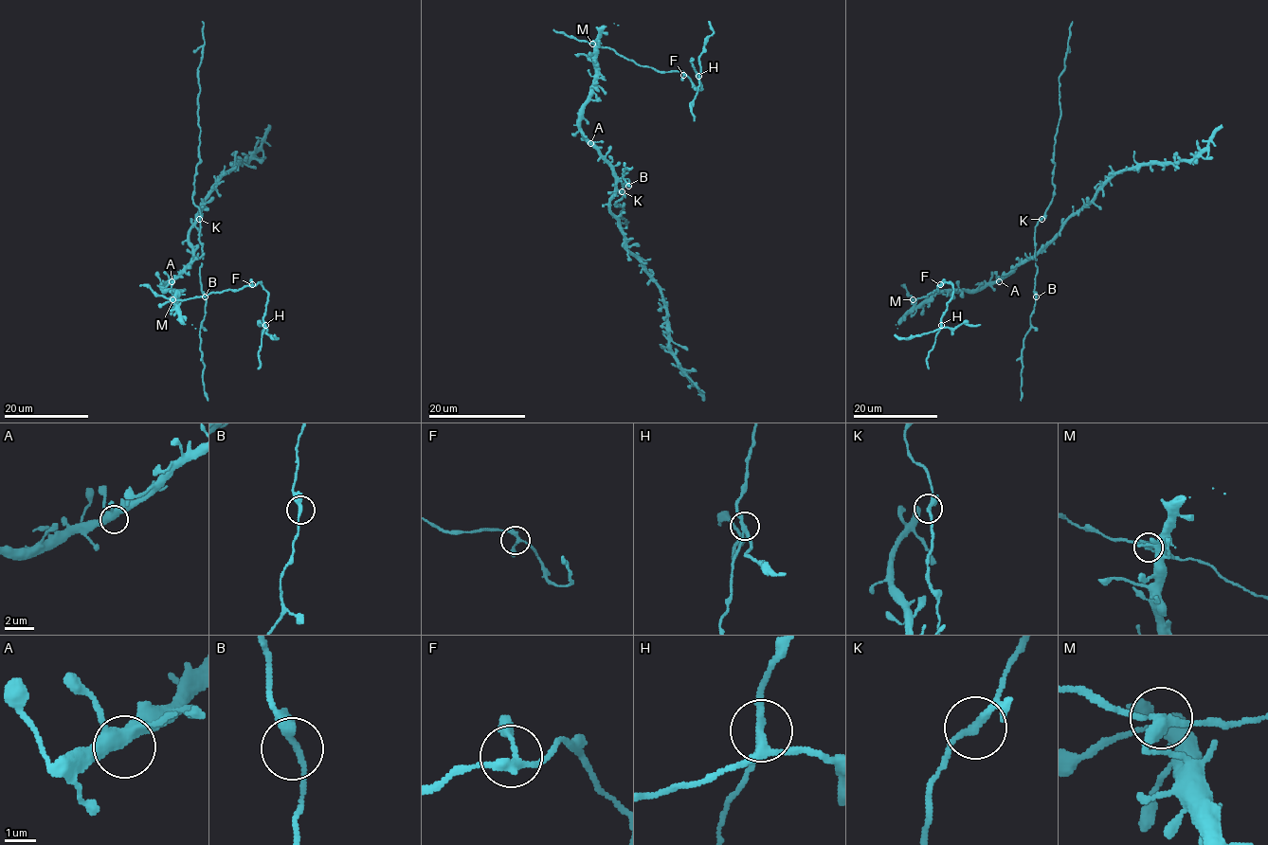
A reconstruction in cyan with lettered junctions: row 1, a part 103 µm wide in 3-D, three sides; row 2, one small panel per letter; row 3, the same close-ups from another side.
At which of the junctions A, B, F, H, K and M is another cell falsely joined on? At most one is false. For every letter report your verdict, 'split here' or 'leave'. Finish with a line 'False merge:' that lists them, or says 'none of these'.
A: leave
B: leave
F: leave
H: split here
K: leave
M: leave
False merge: H

